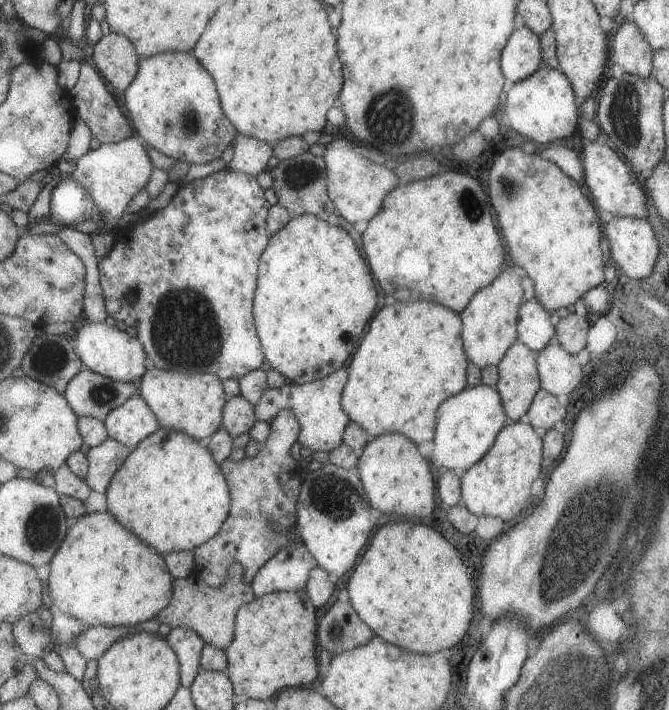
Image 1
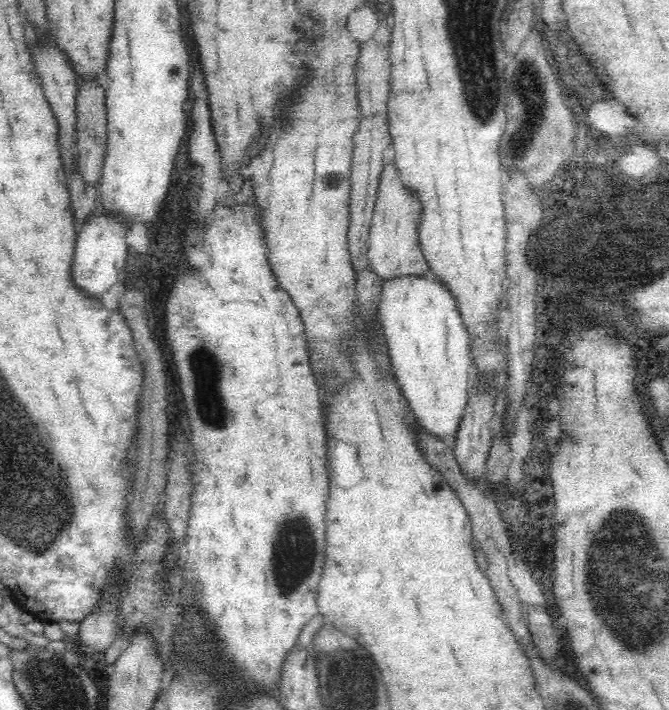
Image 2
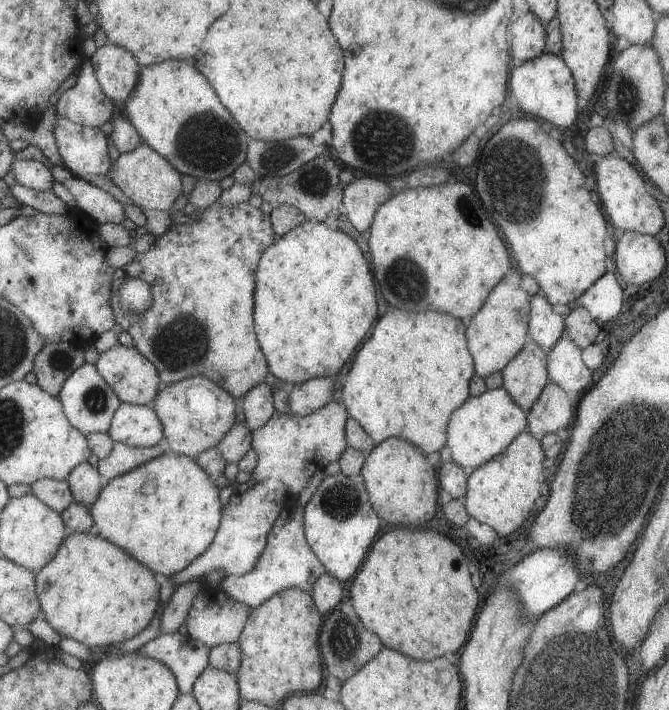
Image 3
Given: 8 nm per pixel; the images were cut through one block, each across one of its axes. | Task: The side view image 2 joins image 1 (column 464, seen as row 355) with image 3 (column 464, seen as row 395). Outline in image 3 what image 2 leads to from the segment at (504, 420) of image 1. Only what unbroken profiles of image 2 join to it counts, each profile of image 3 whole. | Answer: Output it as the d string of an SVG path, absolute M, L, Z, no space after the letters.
M502 387L487 390L479 397L471 397L451 416L447 426L447 445L452 460L463 468L478 468L504 452L520 434L527 431L528 412L522 410Z

